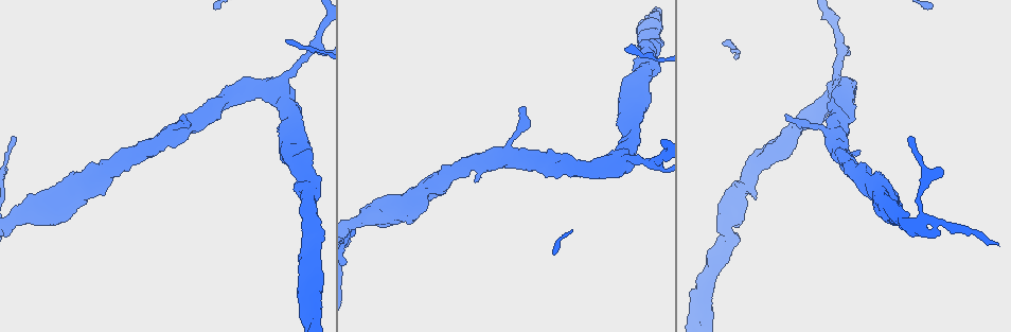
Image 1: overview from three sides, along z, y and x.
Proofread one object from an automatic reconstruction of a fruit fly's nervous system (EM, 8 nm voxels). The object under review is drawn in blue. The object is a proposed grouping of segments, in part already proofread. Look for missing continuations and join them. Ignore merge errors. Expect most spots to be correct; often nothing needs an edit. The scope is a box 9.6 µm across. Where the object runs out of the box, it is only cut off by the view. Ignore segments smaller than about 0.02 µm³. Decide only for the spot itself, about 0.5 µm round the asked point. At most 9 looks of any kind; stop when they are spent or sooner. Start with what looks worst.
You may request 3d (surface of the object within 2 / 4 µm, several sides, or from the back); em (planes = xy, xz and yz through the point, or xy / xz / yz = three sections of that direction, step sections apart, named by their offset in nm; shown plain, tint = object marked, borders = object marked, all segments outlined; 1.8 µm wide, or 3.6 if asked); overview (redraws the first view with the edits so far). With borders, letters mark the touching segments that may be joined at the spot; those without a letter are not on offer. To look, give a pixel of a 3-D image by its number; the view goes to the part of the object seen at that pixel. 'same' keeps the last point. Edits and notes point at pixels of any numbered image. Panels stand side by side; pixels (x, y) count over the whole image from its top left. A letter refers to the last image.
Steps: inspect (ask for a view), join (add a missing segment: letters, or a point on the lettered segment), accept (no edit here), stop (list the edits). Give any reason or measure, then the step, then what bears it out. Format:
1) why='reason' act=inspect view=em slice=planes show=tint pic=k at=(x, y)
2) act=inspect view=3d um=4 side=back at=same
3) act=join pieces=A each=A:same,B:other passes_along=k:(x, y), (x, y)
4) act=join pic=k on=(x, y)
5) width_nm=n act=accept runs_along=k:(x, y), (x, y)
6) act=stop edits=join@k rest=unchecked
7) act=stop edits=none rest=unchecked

why='narrows sharply' act=inspect view=3d um=4 pic=1 at=(746, 175)

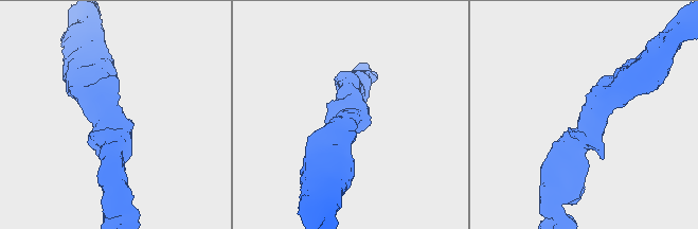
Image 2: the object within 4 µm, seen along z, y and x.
arm_widths_nm=420,440 act=inspect view=em slice=planes show=tint pic=2 at=(589, 116)

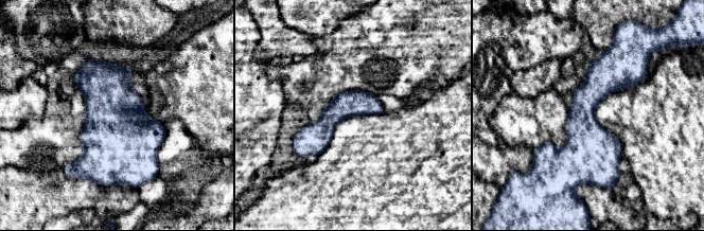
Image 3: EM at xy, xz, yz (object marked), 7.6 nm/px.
why='see the neighbours' act=inspect view=em slice=planes show=borders at=same

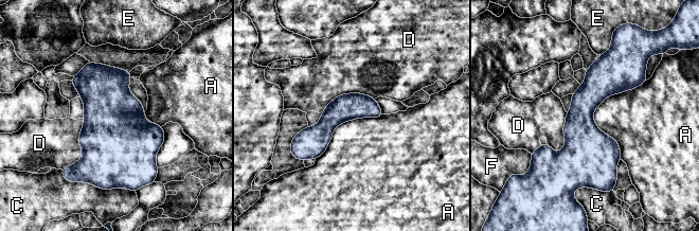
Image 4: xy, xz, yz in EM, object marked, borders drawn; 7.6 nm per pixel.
width_nm=200 longest_contact=A:650nm act=accept each=A:other,C:other,D:other,E:other,F:other found='none of them fits'

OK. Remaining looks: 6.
act=inspect view=3d um=4 side=back pic=1 at=(787, 116)

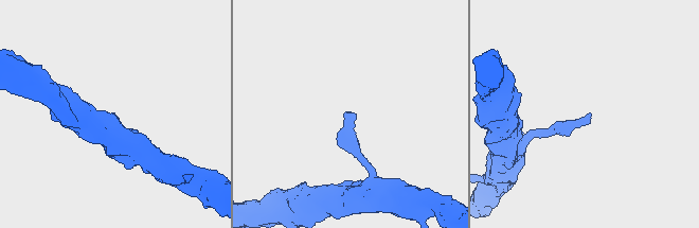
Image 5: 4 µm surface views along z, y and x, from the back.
act=inspect view=em slice=planes show=borders pic=5 at=(345, 111)

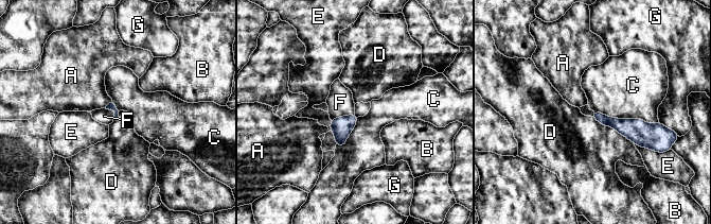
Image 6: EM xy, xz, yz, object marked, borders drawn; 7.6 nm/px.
act=join pieces=F each=A:other,B:other,C:other,D:other,E:other,F:same,G:other passes_along=6:(341, 126), (342, 117), (340, 102) found='it goes on there'

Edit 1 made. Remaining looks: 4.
act=inspect view=em slice=planes show=borders pic=1 at=(652, 164)

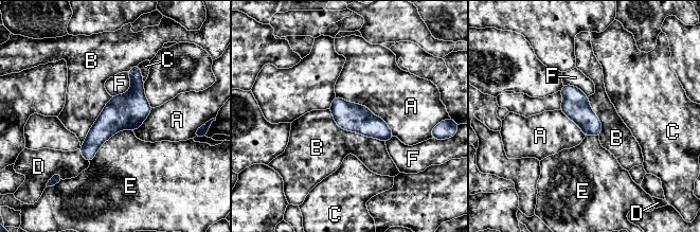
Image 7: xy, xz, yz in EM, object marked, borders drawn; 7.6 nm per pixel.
width_nm=200 act=accept each=A:other,B:other,C:other,D:other,E:other,F:other border=7:(328, 109), (340, 127), (384, 142) found='no lettered segment goes on from it'

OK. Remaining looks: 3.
why='free end' act=inspect view=em slice=planes show=borders pic=1 at=(859, 153)

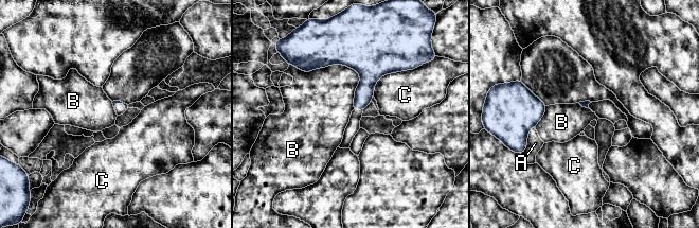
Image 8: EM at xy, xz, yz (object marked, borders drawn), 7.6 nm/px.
act=accept each=A:other,B:other,C:other found='no lettered segment goes on from it'

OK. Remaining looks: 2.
act=stop edits=join@6 rest=unchecked

